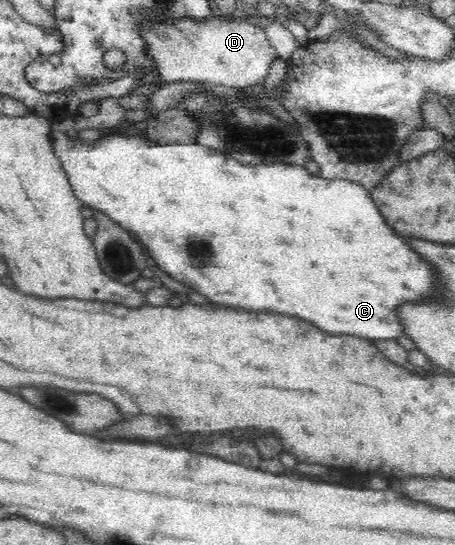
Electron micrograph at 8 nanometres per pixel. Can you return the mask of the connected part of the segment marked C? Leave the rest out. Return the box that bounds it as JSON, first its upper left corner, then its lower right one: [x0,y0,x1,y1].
[50,130,432,341]

